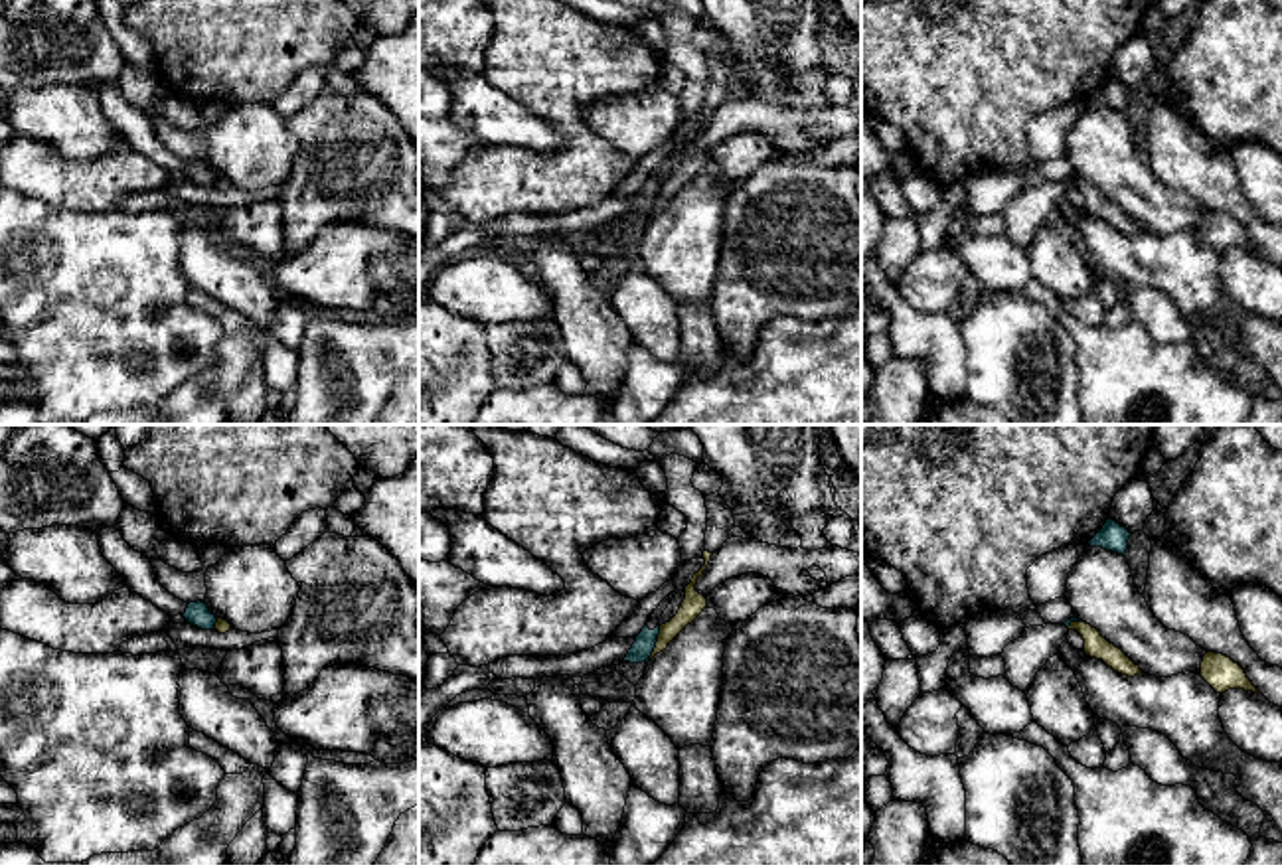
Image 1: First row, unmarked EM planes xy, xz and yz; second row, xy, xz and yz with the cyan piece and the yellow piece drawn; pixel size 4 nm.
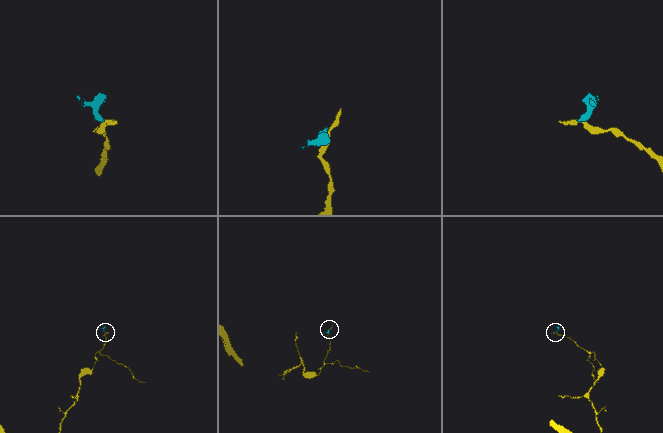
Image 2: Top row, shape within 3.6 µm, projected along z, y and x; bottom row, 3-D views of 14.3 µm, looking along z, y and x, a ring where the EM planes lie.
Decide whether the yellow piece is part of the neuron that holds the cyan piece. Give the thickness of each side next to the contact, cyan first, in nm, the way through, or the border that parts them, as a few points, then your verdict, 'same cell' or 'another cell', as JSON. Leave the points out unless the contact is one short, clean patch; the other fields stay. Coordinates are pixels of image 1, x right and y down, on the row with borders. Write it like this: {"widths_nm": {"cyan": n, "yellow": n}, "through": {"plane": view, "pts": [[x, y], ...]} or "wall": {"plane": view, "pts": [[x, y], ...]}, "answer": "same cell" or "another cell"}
{"widths_nm": {"cyan": 90, "yellow": 90}, "wall": {"plane": "xz", "pts": [[660, 627], [656, 646], [648, 658]]}, "answer": "another cell"}

